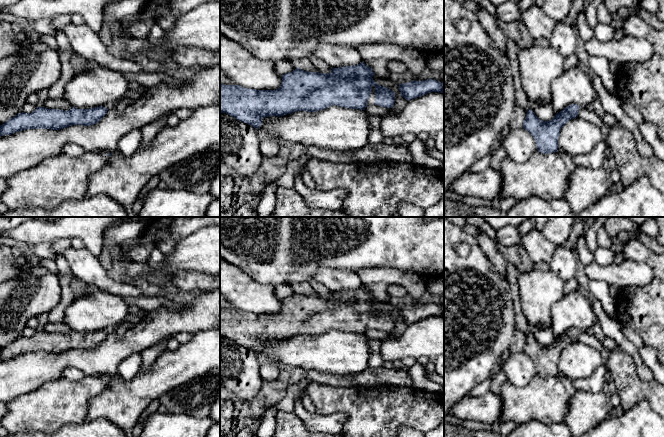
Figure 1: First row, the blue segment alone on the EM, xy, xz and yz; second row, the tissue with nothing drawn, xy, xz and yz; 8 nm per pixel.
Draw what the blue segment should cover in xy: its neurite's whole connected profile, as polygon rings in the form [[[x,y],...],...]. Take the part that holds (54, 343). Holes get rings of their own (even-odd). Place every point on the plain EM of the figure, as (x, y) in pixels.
[[[103,330],[90,333],[72,331],[67,335],[37,331],[32,337],[19,337],[0,349],[0,360],[26,353],[60,354],[73,349],[90,350],[98,347],[106,339],[107,334]]]

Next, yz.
[[[572,328],[557,337],[550,345],[540,344],[532,334],[528,334],[523,345],[523,352],[527,354],[535,363],[537,374],[543,378],[557,376],[558,362],[561,352],[573,342],[589,344],[599,350],[603,355],[607,351],[596,337],[576,328]]]

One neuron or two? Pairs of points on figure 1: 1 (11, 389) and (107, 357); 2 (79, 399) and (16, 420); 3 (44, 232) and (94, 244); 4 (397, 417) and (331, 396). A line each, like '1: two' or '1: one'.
1: one
2: one
3: one
4: one

